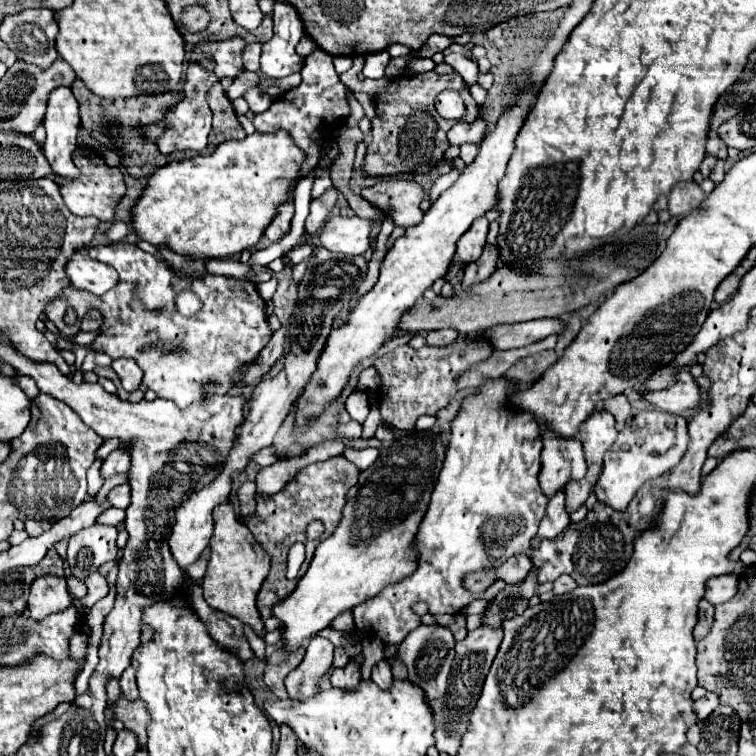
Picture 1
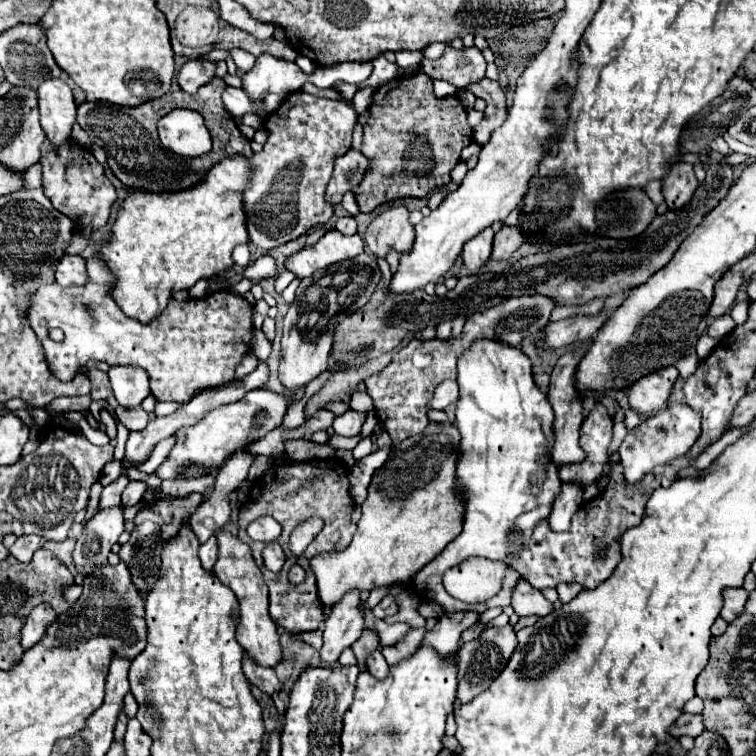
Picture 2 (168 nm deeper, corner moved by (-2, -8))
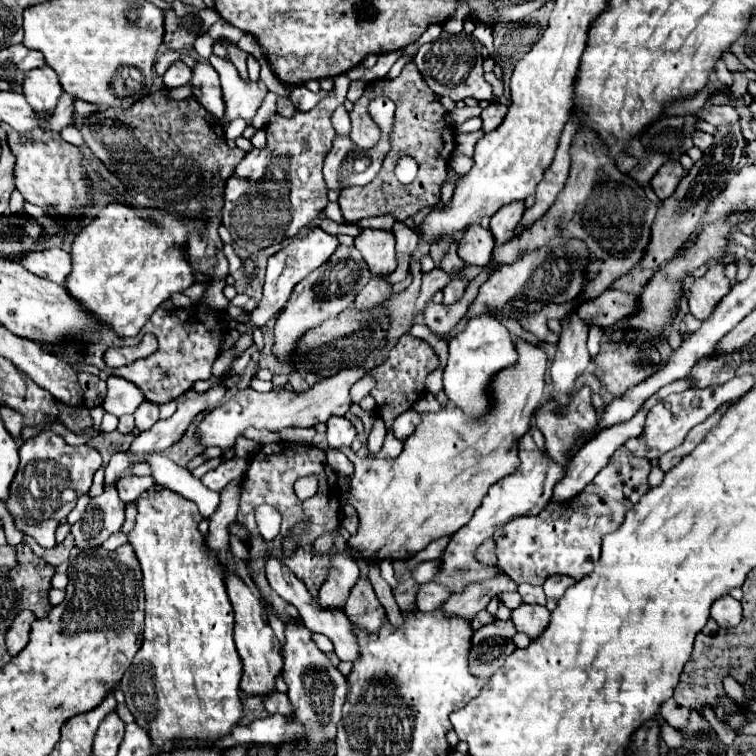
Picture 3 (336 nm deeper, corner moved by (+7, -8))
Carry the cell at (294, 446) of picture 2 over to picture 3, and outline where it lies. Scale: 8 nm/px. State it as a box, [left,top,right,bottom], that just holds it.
[341,339,547,567]

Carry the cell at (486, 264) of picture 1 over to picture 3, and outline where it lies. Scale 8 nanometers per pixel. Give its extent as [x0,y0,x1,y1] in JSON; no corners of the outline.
[489,201,525,245]

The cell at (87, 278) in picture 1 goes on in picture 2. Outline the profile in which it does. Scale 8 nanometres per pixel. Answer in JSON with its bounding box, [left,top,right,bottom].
[56,255,86,287]

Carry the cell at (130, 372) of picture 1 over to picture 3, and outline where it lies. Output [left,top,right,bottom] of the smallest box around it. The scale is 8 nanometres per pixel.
[103,377,145,417]

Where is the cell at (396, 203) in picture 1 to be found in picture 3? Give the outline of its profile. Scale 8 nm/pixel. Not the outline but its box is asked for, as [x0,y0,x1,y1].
[355,229,397,275]

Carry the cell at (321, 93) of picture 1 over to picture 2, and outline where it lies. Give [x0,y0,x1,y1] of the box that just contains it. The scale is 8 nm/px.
[242,93,356,251]

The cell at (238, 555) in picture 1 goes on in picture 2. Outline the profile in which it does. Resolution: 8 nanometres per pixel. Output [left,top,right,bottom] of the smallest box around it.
[214,531,282,667]

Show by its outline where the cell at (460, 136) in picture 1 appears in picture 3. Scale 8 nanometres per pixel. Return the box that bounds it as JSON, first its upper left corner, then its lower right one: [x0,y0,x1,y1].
[481,103,507,133]

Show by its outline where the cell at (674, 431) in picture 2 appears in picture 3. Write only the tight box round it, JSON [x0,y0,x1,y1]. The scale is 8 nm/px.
[625,375,755,459]

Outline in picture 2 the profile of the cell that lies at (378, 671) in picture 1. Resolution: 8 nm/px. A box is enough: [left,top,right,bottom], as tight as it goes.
[366,651,388,679]

